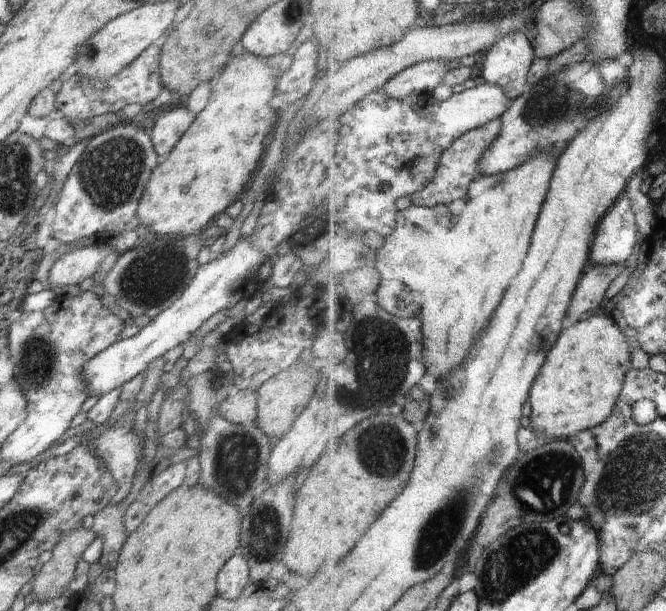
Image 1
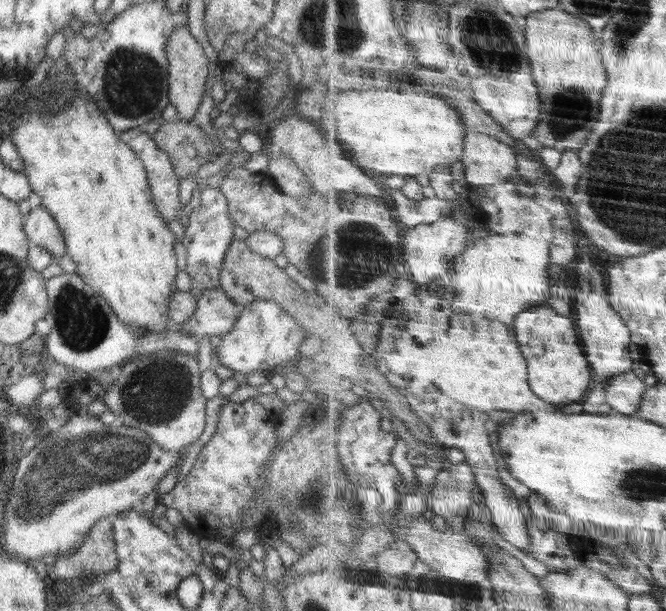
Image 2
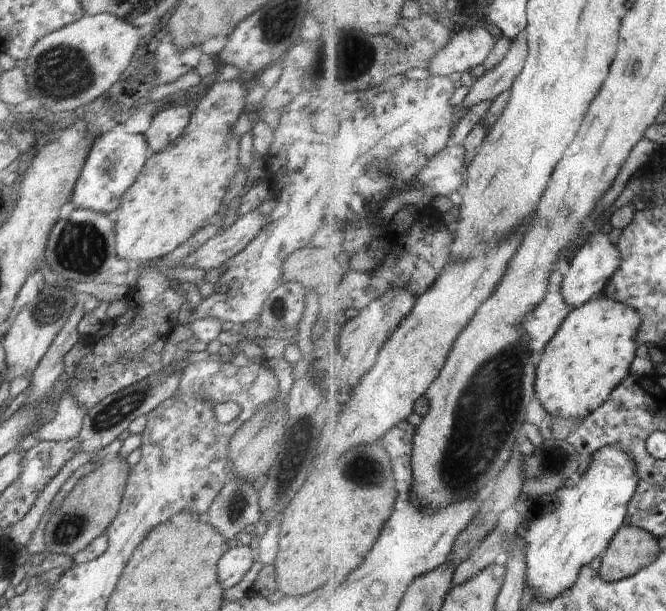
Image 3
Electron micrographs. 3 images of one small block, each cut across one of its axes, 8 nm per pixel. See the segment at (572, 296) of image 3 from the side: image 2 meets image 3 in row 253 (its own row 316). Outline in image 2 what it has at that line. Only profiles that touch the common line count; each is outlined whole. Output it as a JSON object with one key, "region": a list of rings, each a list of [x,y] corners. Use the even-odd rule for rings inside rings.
{"region":[[[577,288],[572,306],[574,307],[574,316],[580,323],[580,332],[582,332],[584,340],[586,340],[588,356],[592,358],[592,368],[596,370],[598,384],[601,386],[606,382],[610,382],[612,378],[620,376],[620,374],[633,371],[636,361],[632,358],[632,350],[630,350],[633,342],[632,334],[627,322],[612,306],[609,294],[600,295],[597,289],[582,293],[582,290]]]}

